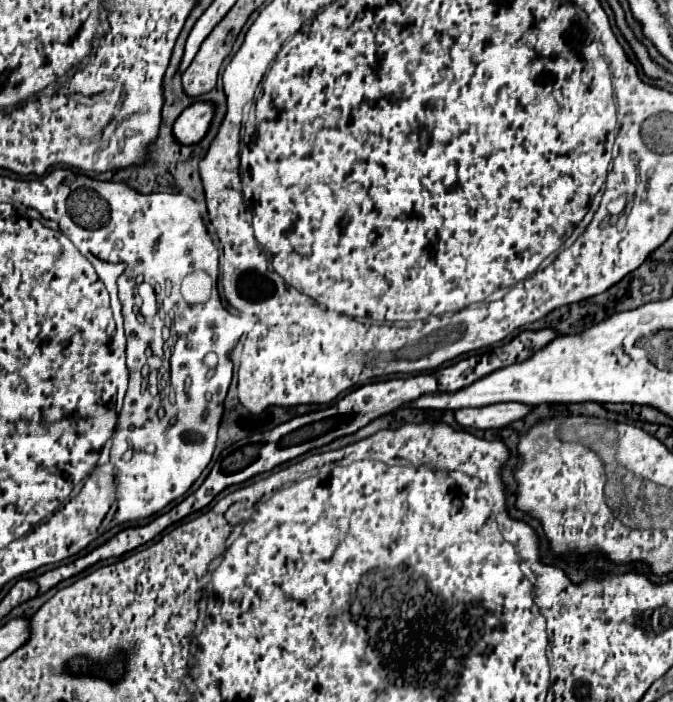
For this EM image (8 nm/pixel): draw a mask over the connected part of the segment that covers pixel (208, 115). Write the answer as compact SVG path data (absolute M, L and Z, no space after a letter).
M194 101L188 105L174 123L174 137L182 145L196 145L208 133L214 119L216 105L212 101Z

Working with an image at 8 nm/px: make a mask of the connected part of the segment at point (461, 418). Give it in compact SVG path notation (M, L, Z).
M494 403L486 407L468 407L456 411L456 421L474 429L500 429L532 413L532 405L524 403Z

